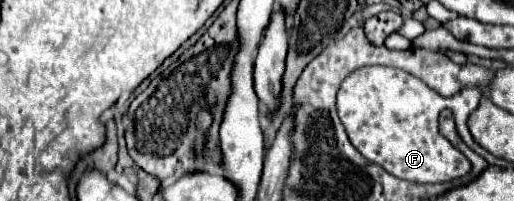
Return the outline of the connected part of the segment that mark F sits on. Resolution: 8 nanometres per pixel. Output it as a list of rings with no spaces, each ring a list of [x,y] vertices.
[[[363,66],[355,70],[343,80],[337,94],[339,118],[353,146],[393,176],[417,184],[451,182],[471,170],[471,162],[437,128],[439,112],[445,108],[447,98],[435,94],[413,74],[389,66]]]

